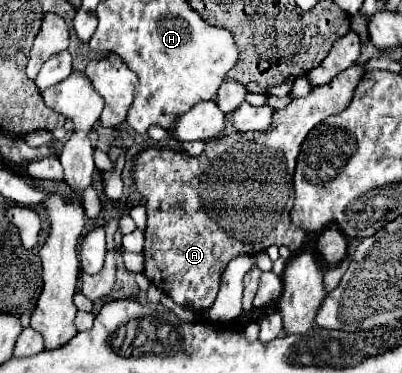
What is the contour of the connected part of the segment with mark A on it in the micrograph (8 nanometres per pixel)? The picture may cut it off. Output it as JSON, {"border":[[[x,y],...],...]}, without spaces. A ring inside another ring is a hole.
{"border":[[[355,64],[349,70],[341,72],[337,78],[333,78],[329,84],[317,86],[307,96],[295,98],[283,110],[277,110],[277,114],[273,116],[273,126],[267,132],[235,132],[231,136],[223,136],[223,138],[209,140],[207,142],[207,148],[203,150],[201,156],[189,156],[185,152],[175,152],[175,150],[169,150],[169,148],[147,148],[147,150],[143,150],[137,156],[137,160],[135,160],[135,184],[137,184],[137,190],[145,196],[145,208],[147,208],[147,228],[145,228],[145,248],[143,248],[145,250],[145,278],[153,286],[157,286],[159,290],[163,290],[167,296],[171,296],[175,304],[179,304],[183,308],[189,308],[189,310],[207,310],[215,302],[221,274],[223,274],[227,262],[233,256],[251,254],[251,252],[263,252],[271,244],[277,244],[277,246],[283,246],[285,244],[285,246],[289,246],[291,252],[297,252],[303,246],[307,234],[301,232],[301,228],[297,228],[297,226],[293,226],[289,222],[289,210],[293,206],[293,196],[295,196],[295,192],[293,192],[293,172],[295,172],[295,160],[297,160],[301,142],[305,140],[307,132],[315,124],[327,120],[329,116],[333,116],[333,114],[337,114],[337,112],[341,112],[341,110],[345,110],[349,106],[351,96],[353,96],[353,90],[361,82],[361,78],[363,78],[363,66],[361,64]]]}

